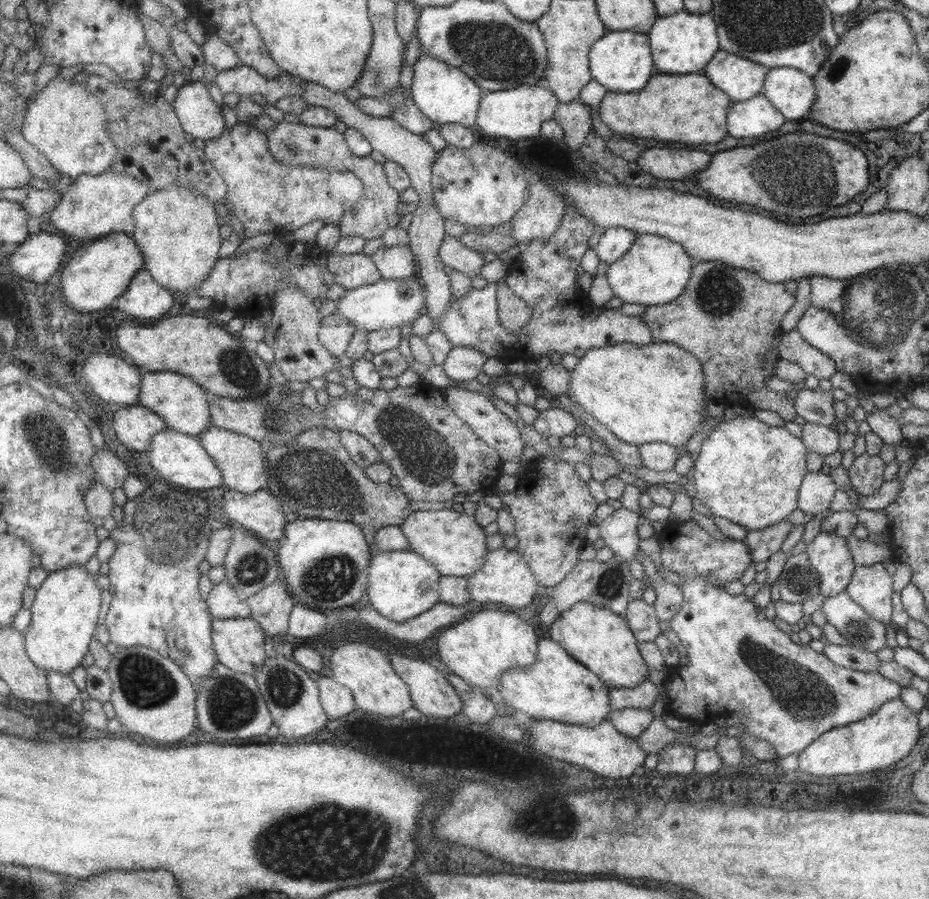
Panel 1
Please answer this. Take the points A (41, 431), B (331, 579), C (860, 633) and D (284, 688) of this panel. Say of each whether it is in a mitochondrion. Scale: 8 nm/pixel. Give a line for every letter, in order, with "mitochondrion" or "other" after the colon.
A: mitochondrion
B: mitochondrion
C: mitochondrion
D: mitochondrion

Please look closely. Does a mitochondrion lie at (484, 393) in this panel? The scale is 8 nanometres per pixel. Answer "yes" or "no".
no

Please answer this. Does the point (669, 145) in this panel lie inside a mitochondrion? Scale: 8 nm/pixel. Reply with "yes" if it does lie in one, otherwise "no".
no

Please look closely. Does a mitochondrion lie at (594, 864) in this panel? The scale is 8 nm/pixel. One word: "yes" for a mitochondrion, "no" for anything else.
no

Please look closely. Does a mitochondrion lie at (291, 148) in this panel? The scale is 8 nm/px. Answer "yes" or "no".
yes

